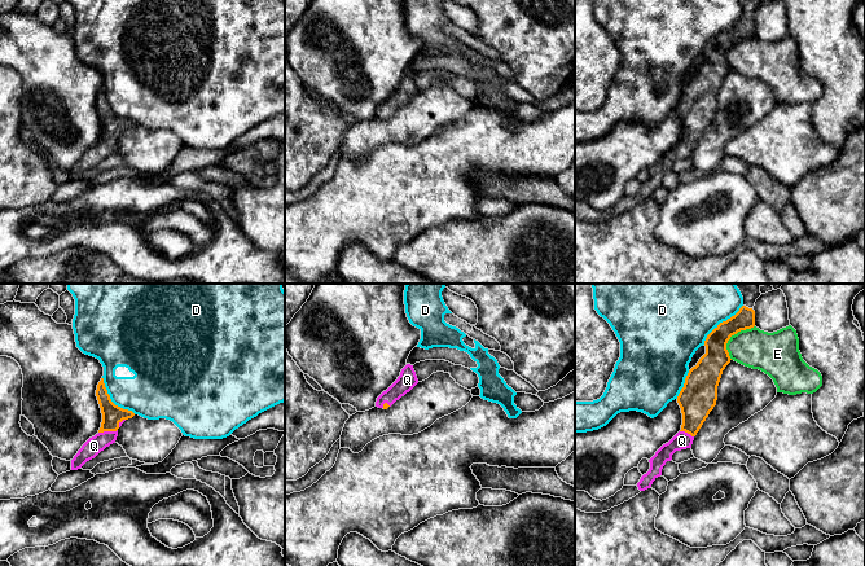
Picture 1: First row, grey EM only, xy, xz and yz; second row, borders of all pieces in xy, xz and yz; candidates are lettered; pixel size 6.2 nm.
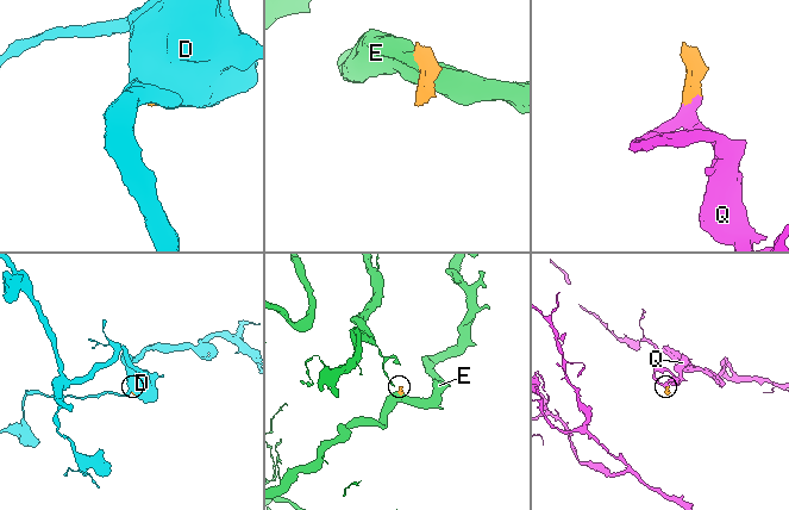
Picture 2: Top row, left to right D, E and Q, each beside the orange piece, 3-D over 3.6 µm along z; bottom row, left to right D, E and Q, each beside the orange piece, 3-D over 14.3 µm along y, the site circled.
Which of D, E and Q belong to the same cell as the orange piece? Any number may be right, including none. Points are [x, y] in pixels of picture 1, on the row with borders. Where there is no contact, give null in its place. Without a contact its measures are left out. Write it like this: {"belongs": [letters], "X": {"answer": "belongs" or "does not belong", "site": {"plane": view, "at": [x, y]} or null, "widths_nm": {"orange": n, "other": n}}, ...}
{"belongs": ["Q"], "D": {"answer": "does not belong", "site": {"plane": "xy", "at": [110, 400]}, "widths_nm": {"orange": 130, "other": 300}}, "E": {"answer": "does not belong", "site": {"plane": "yz", "at": [730, 336]}, "widths_nm": {"orange": 170, "other": 240}}, "Q": {"answer": "belongs", "site": {"plane": "xy", "at": [108, 430]}, "widths_nm": {"orange": 130, "other": 110}}}

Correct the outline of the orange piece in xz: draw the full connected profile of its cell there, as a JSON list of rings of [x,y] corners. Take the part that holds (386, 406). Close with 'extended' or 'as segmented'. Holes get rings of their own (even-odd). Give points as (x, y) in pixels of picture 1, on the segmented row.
[[[407,364],[401,369],[398,379],[377,398],[376,407],[387,409],[396,400],[399,400],[401,396],[409,392],[417,383],[418,379],[413,365]]] | extended

